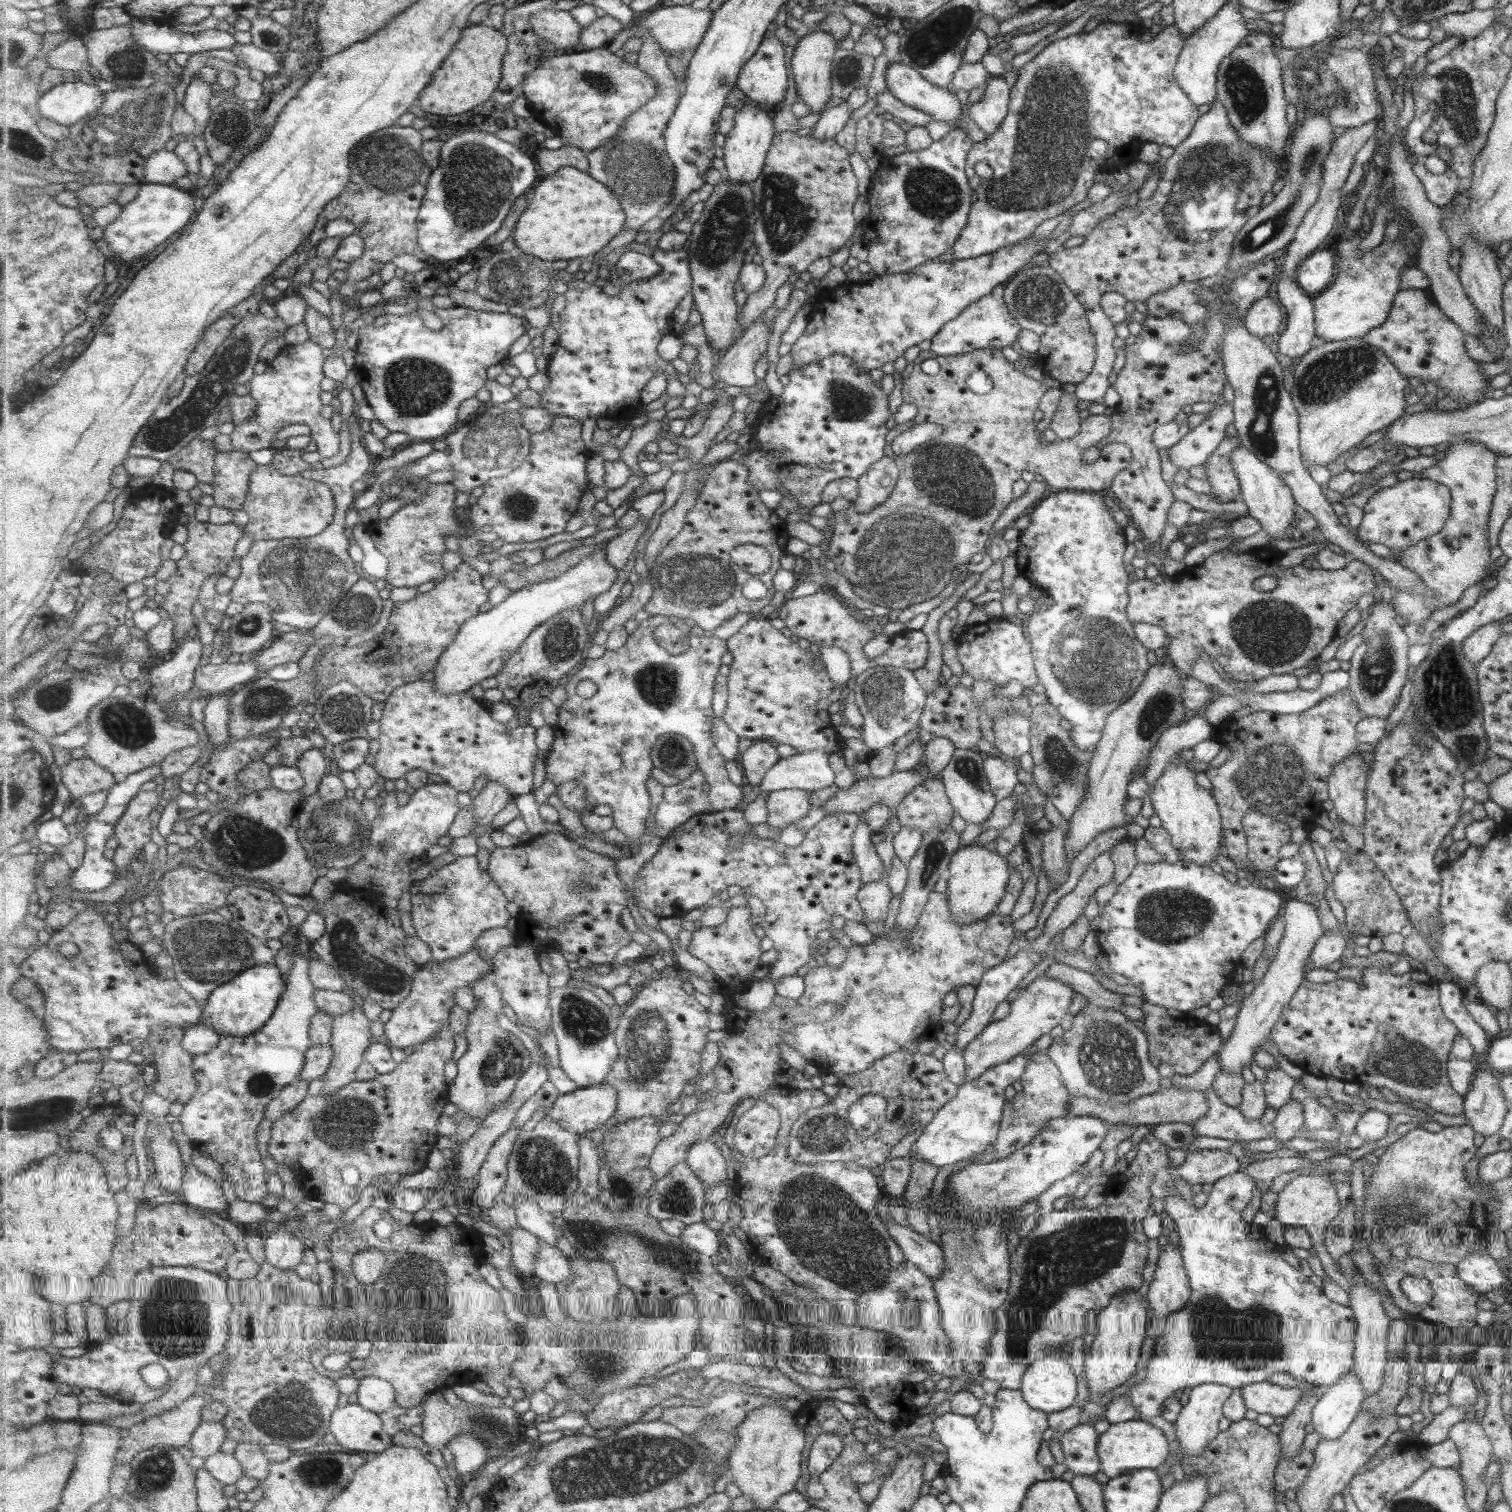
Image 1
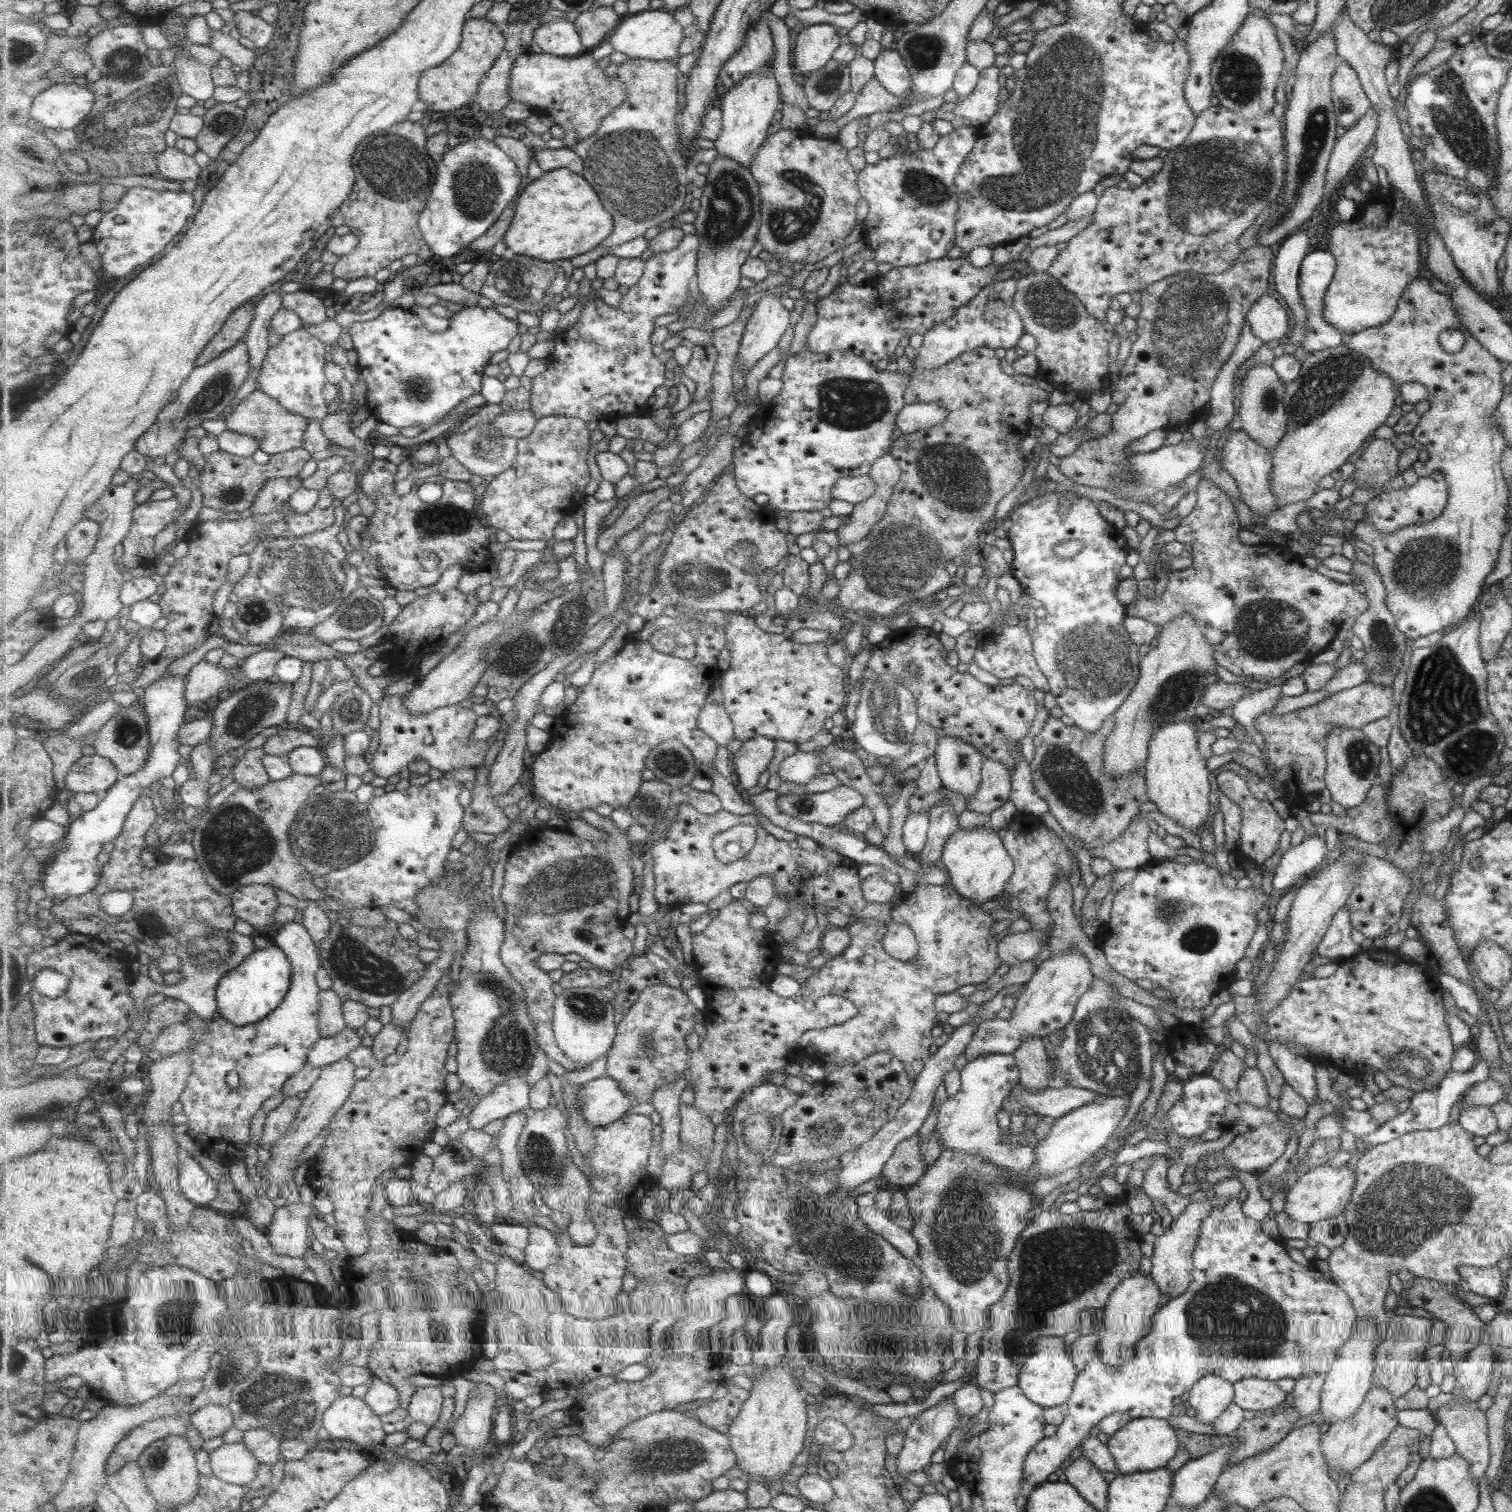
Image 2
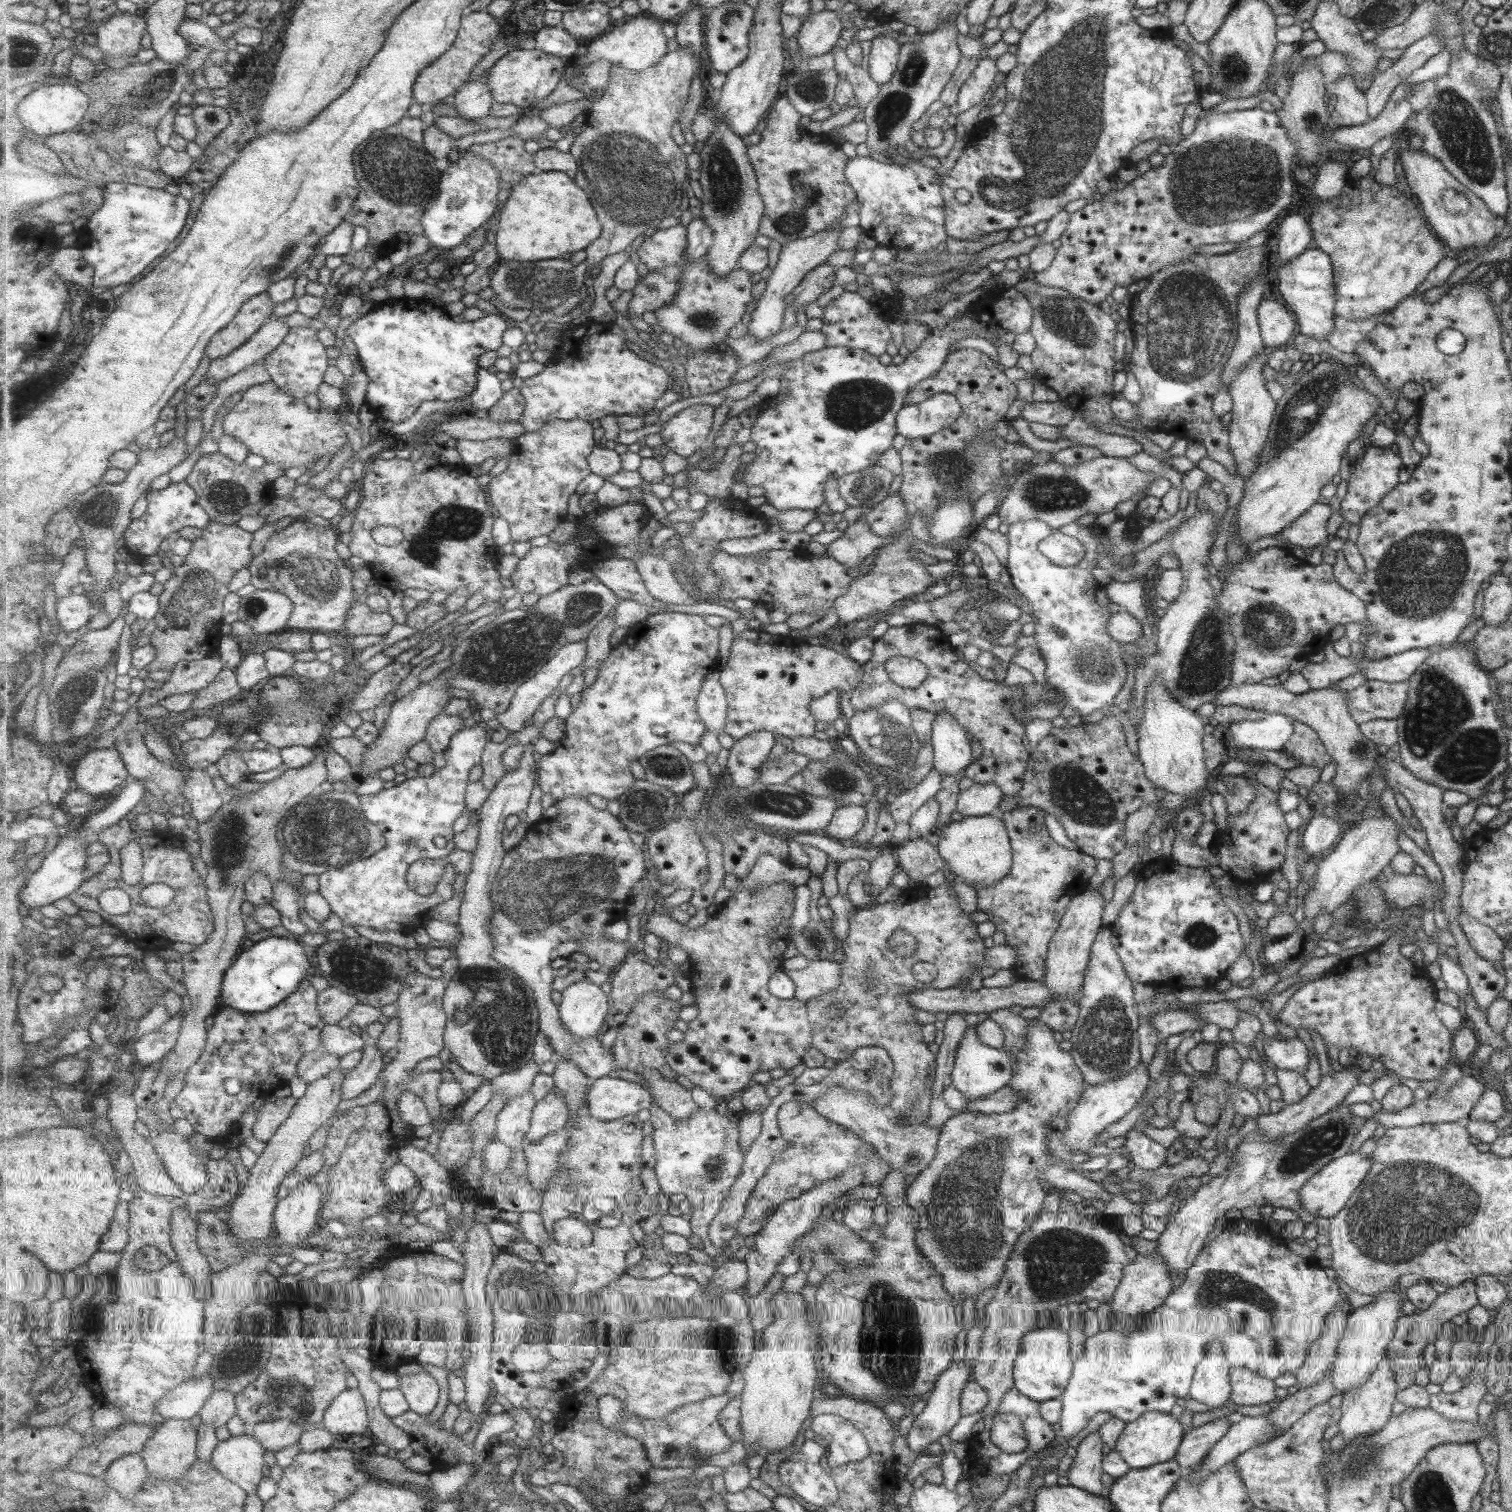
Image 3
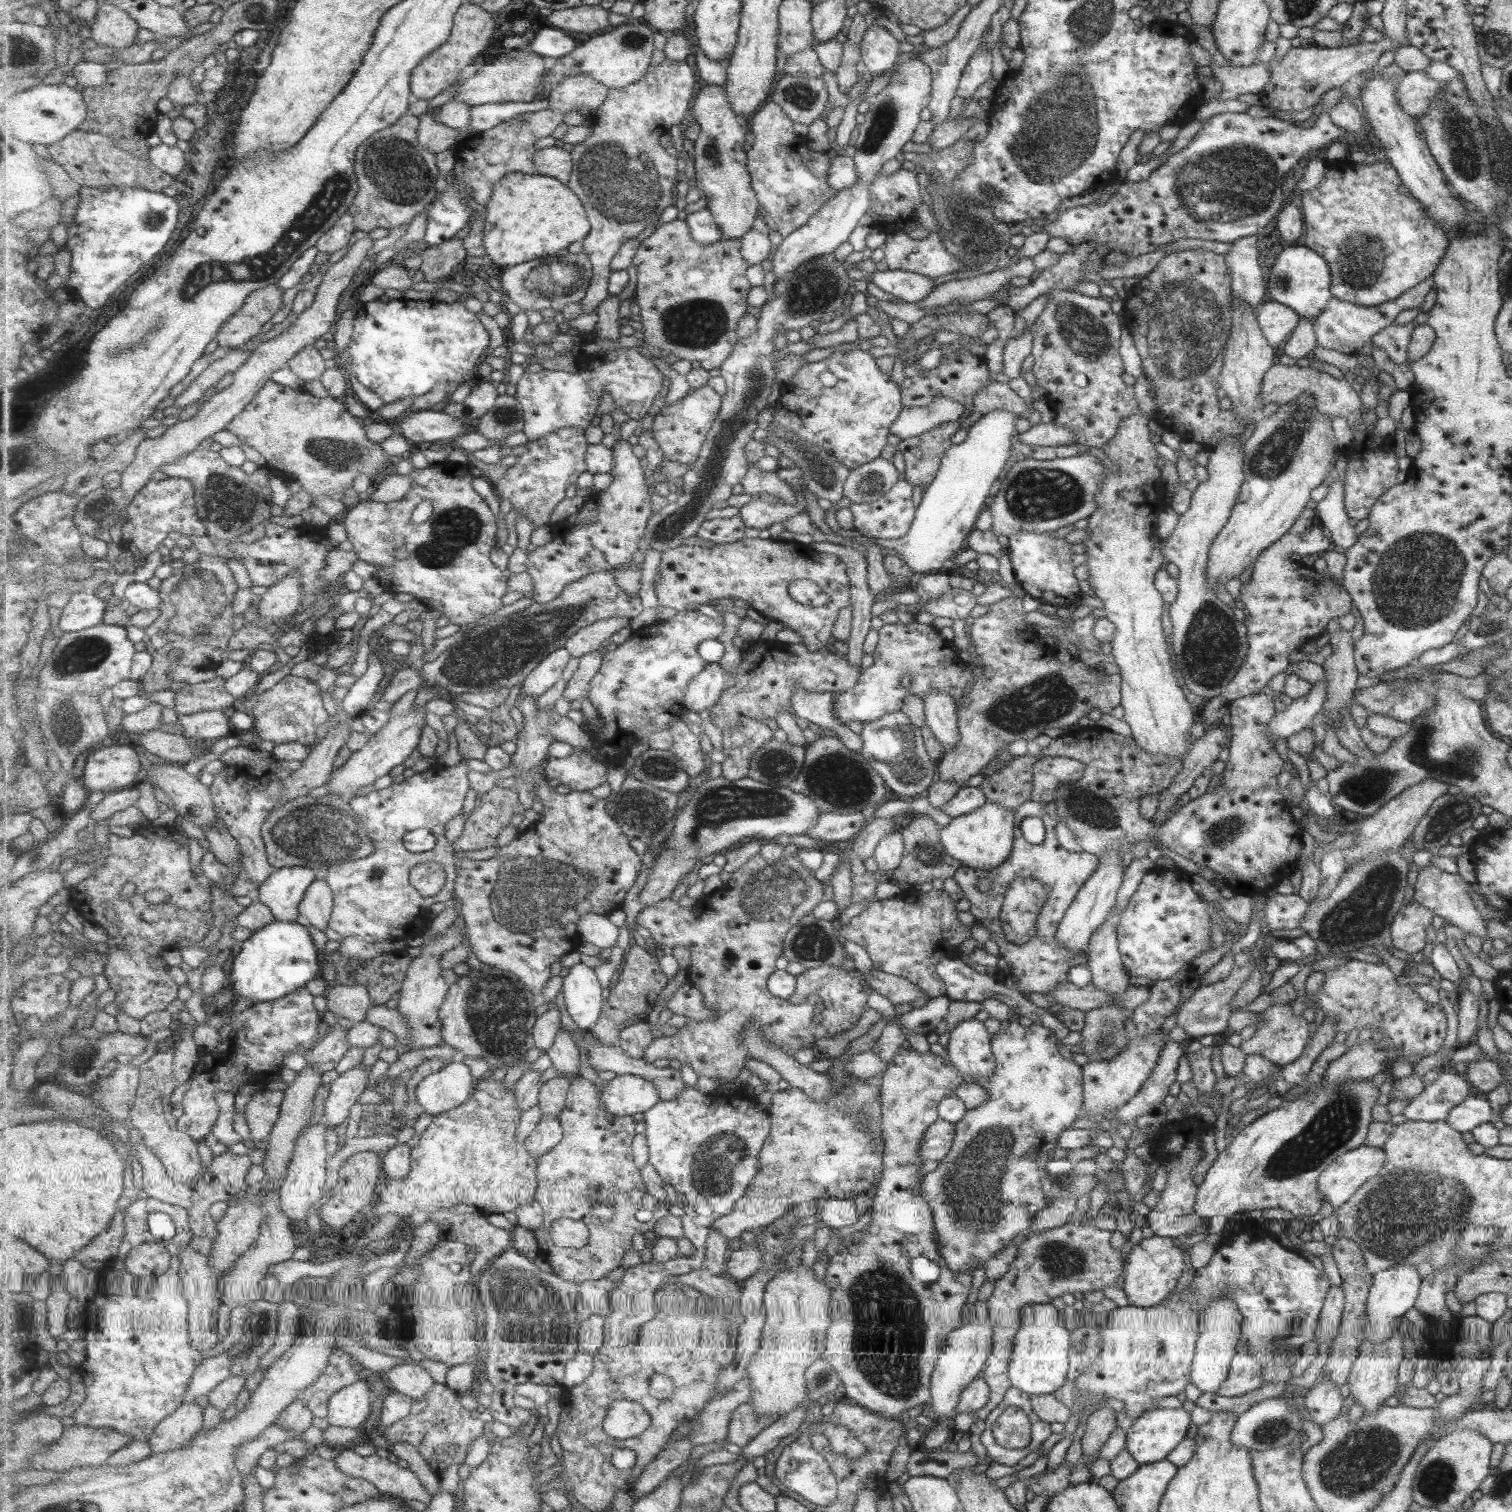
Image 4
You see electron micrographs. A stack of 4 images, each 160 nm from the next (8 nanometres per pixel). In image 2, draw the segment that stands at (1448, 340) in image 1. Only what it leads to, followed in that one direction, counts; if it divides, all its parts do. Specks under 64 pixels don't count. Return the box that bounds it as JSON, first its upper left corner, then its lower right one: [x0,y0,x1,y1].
[1345,277,1510,640]

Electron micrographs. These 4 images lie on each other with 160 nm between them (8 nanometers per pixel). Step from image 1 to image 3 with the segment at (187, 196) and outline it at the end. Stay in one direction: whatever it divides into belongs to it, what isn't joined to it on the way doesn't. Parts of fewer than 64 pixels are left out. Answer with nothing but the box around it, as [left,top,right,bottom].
[76,181,189,288]

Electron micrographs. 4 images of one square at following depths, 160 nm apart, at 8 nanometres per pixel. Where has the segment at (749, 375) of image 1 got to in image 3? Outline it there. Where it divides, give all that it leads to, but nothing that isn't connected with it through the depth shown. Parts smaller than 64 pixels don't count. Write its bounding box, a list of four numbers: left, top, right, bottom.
[748,200,860,343]

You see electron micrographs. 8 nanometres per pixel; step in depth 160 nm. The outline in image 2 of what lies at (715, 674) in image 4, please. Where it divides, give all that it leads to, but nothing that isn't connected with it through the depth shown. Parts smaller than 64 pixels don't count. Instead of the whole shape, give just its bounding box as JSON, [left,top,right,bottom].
[698,677,736,748]

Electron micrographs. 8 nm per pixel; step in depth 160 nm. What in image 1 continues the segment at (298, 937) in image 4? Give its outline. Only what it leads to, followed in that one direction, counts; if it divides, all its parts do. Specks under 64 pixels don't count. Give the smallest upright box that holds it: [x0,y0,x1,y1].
[201,962,286,1037]

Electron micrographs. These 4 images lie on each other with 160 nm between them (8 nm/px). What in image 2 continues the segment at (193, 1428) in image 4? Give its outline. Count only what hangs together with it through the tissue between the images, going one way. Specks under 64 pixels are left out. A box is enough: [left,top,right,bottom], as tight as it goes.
[140,1436,202,1508]

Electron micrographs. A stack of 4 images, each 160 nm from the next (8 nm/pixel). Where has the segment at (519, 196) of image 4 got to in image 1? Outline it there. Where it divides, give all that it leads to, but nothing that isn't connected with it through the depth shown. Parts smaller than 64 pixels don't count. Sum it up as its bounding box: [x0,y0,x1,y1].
[513,167,627,261]

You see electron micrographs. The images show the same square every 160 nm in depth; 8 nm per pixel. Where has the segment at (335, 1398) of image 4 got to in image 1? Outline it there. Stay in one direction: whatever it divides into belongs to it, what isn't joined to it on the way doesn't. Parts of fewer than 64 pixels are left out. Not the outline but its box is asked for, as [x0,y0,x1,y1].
[331,1401,394,1453]

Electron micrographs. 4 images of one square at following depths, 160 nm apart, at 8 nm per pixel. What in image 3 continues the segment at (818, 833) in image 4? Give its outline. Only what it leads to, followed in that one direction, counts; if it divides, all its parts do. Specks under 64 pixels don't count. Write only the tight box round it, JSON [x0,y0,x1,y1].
[822,805,866,840]

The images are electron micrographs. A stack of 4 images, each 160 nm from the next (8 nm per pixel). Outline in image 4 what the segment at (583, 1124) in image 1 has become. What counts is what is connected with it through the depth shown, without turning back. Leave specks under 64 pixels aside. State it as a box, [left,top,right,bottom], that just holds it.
[602,1075,662,1116]

